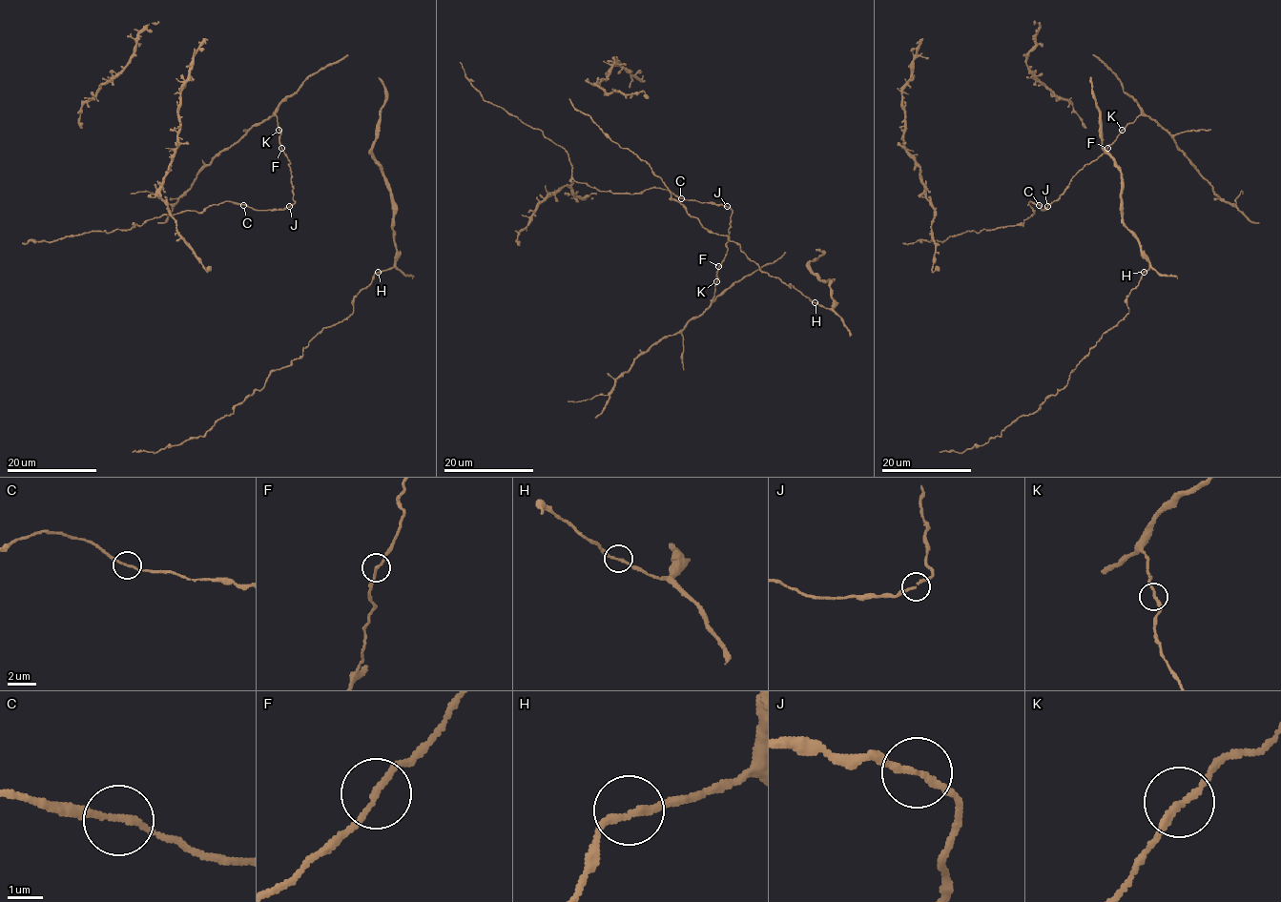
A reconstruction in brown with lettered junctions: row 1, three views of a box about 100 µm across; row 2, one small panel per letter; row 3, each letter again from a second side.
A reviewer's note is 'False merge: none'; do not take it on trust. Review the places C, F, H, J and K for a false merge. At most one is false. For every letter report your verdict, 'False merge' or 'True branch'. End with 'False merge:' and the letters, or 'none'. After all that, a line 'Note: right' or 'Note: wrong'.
C: True branch
F: True branch
H: True branch
J: True branch
K: True branch
False merge: none
Note: right

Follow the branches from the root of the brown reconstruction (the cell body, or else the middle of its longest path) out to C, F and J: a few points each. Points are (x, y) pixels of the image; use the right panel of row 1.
C: (1122, 132), (1096, 159), (1077, 173), (1057, 200), (1044, 210), (1039, 204)
F: (1122, 132), (1107, 148)
J: (1122, 132), (1096, 159), (1077, 173), (1065, 191), (1047, 207)

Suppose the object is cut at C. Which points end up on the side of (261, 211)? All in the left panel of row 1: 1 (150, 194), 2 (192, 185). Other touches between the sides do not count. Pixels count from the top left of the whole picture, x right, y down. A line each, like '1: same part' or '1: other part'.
1: same part
2: same part

